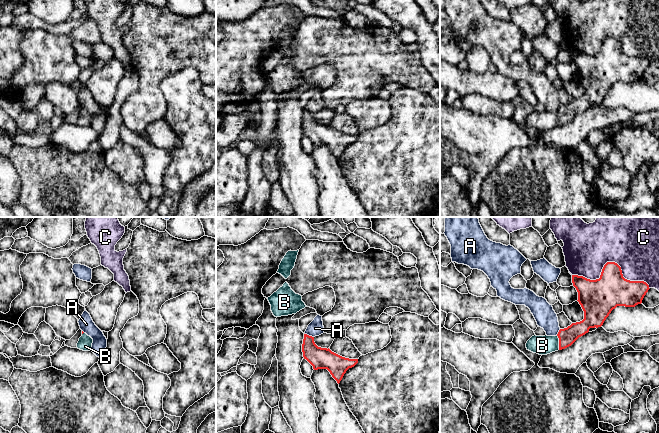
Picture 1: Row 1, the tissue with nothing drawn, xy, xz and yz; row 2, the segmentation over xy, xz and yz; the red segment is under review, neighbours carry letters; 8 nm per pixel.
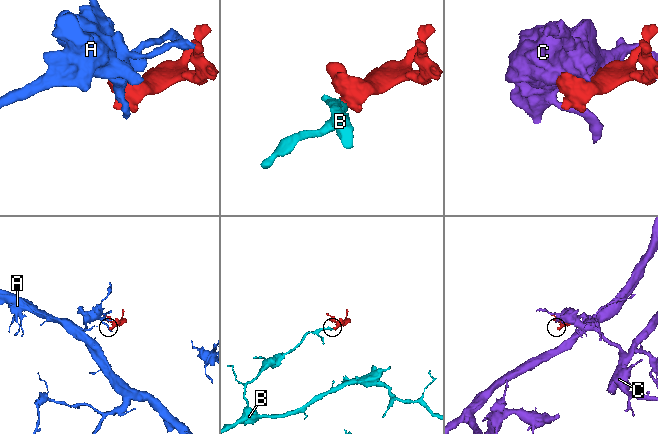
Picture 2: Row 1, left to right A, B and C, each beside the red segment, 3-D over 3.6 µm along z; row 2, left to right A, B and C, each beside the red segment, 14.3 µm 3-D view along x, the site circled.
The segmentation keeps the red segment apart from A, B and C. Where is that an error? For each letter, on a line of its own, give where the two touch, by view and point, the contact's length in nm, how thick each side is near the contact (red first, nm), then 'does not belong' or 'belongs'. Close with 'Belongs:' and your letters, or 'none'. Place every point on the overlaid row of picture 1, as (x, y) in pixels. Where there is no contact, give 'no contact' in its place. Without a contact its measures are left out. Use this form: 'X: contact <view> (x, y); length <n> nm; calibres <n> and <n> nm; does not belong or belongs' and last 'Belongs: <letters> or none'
A: contact xz (308, 335); length 80 nm; calibres 180 and 120 nm; does not belong
B: contact yz (559, 342); length 120 nm; calibres 140 and 160 nm; belongs
C: contact yz (611, 262); length 650 nm; calibres 280 and 480 nm; does not belong
Belongs: B

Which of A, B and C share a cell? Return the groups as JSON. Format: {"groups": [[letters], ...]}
{"groups": [["A"], ["B"], ["C"]]}

